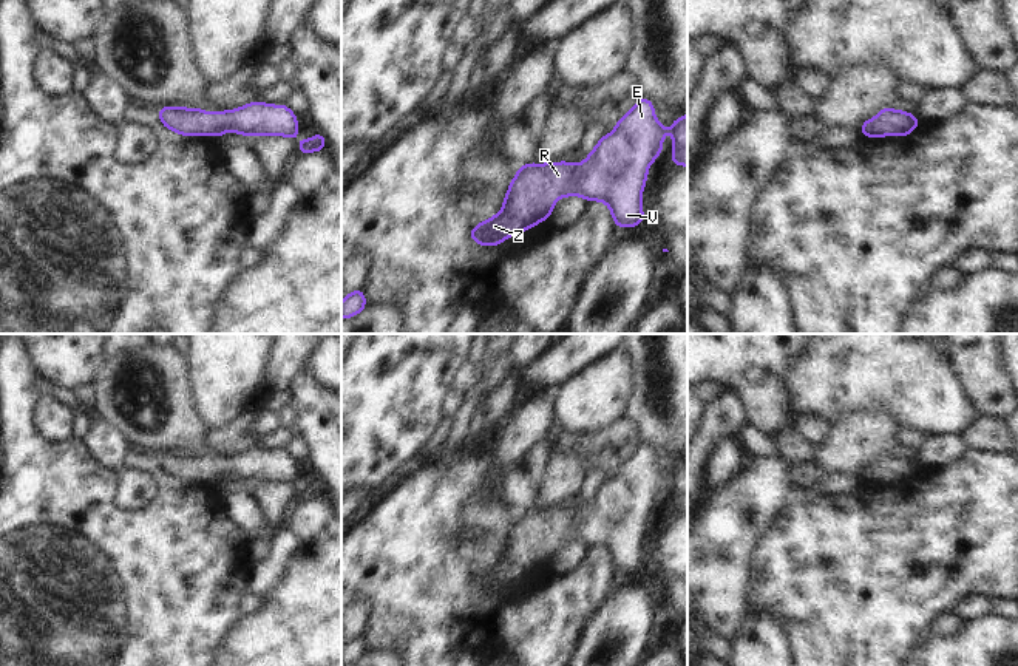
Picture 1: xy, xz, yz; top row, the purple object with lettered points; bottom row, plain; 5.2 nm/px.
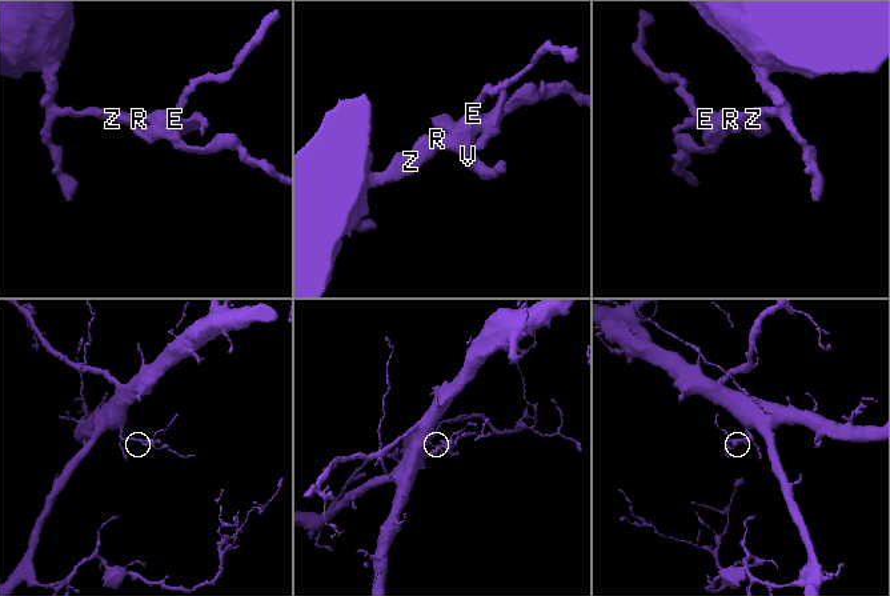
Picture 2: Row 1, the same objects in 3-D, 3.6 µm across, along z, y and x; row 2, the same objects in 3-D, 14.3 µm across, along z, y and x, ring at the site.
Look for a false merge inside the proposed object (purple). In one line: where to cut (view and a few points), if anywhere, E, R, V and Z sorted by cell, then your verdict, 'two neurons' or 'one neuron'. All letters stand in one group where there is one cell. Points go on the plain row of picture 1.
cut none; groups E R V Z; one neuron

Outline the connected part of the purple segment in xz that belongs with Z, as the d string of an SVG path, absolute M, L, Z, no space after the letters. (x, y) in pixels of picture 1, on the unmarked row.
M640 442L638 450L616 468L615 476L599 485L593 498L581 511L576 508L534 508L519 513L510 528L502 556L470 576L479 592L499 592L505 584L514 583L538 569L548 566L556 544L579 541L587 547L602 547L610 553L613 569L619 575L635 573L646 566L641 555L641 539L647 527L647 515L663 498L661 487L667 473L660 471L653 448Z

